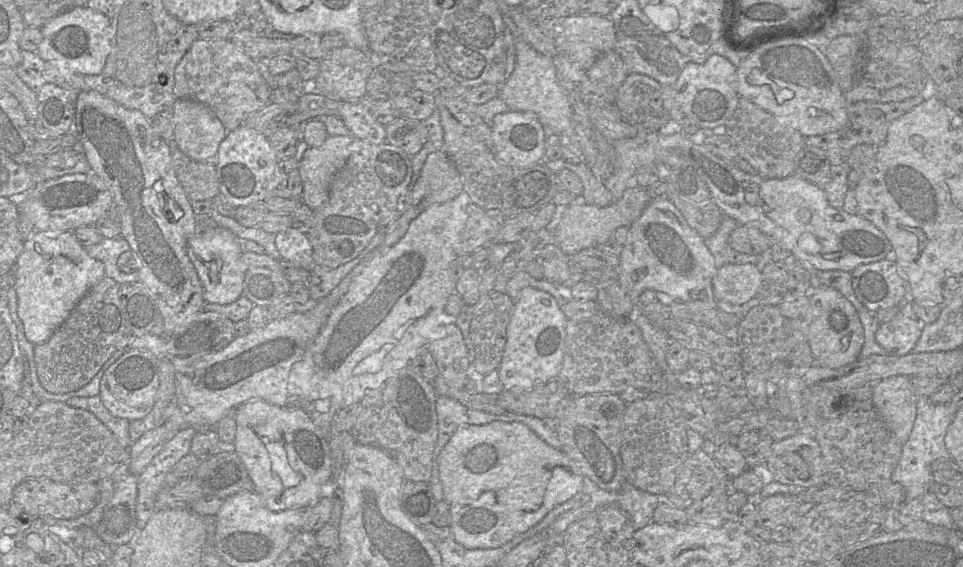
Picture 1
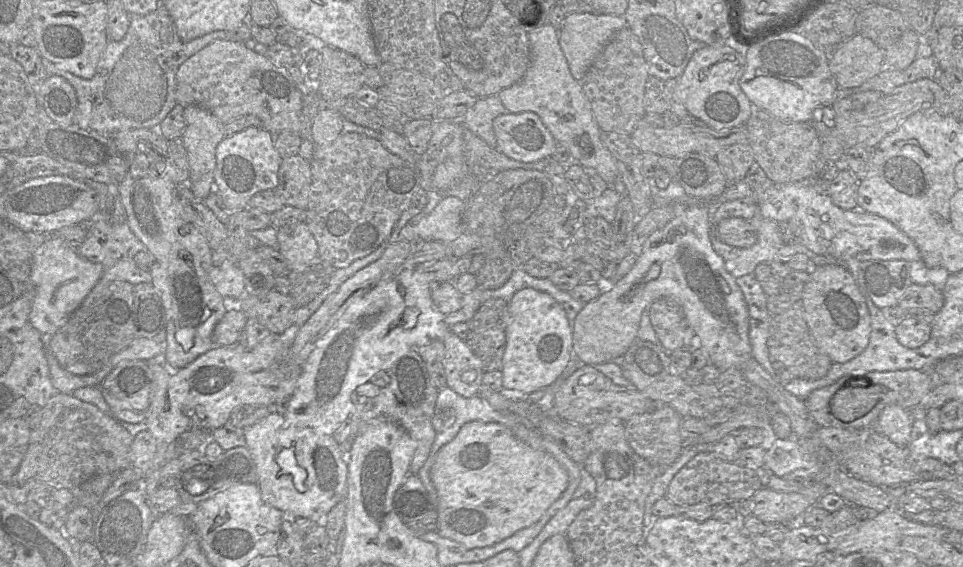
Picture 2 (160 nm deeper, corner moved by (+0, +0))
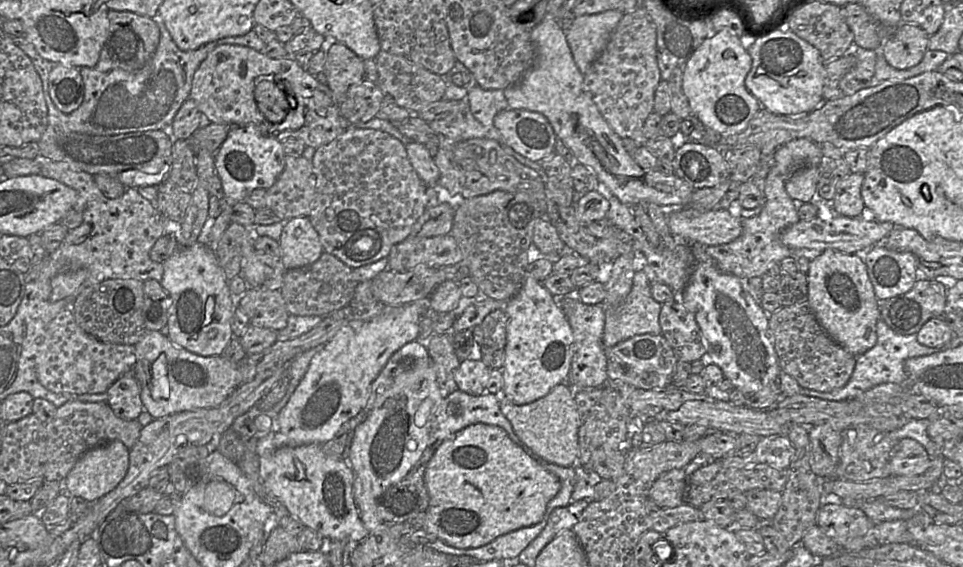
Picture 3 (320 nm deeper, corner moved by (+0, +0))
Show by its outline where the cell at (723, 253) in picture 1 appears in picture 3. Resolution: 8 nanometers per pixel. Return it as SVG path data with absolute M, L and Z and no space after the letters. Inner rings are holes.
M772 166L763 180L763 190L765 194L765 202L763 206L759 206L752 209L742 208L739 213L735 211L738 201L732 201L727 208L734 215L742 218L743 231L742 234L734 241L728 244L722 244L717 246L706 246L705 252L712 258L716 267L724 272L733 274L741 279L749 279L752 277L762 277L764 273L772 264L779 264L780 261L786 257L795 257L796 259L800 256L807 256L812 260L814 257L817 257L821 252L817 252L809 249L795 249L785 246L781 240L780 236L784 229L788 226L799 221L799 201L792 199L785 190L785 182L787 176L780 174L777 166Z

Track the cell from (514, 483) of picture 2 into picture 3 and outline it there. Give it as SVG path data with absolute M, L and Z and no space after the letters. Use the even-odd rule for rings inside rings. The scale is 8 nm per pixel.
M485 423L463 428L443 441L426 465L424 480L429 504L423 529L462 549L478 548L499 536L538 524L544 517L548 503L561 489L560 479L516 444L502 427Z

